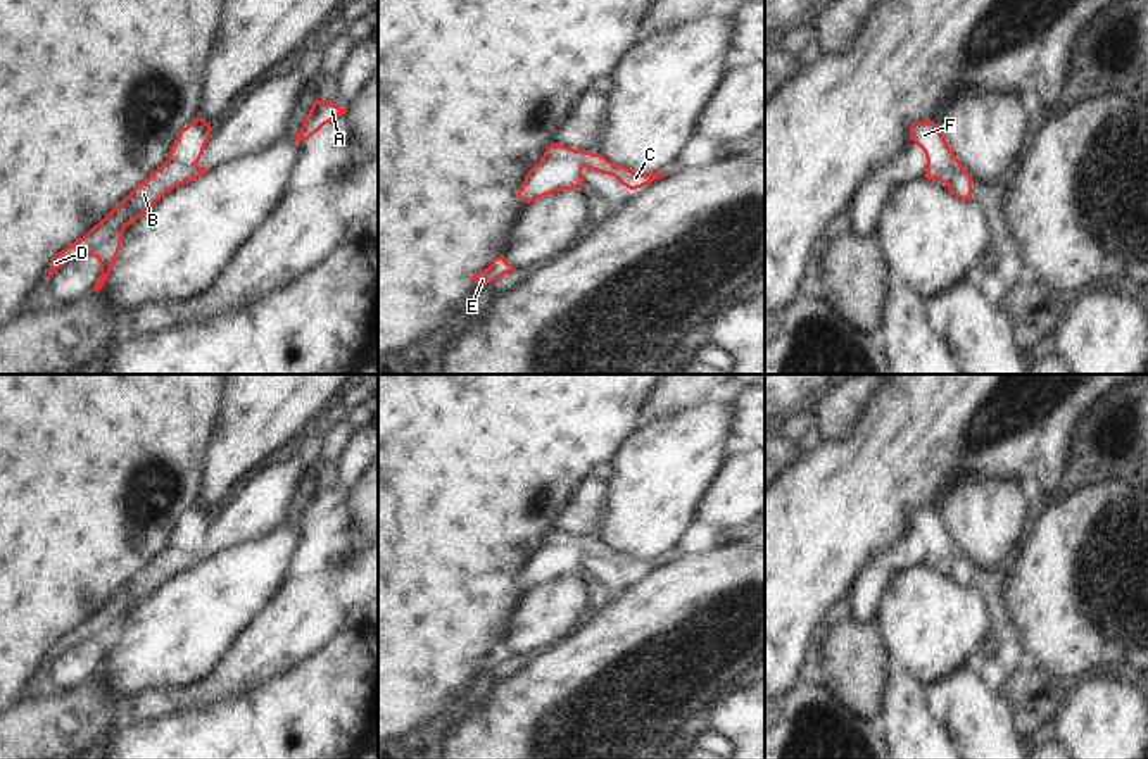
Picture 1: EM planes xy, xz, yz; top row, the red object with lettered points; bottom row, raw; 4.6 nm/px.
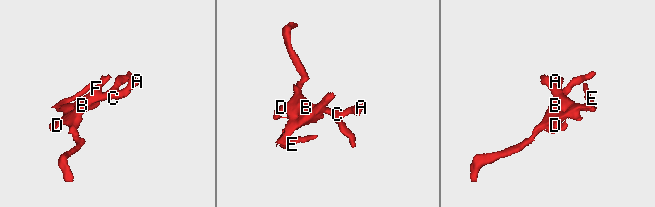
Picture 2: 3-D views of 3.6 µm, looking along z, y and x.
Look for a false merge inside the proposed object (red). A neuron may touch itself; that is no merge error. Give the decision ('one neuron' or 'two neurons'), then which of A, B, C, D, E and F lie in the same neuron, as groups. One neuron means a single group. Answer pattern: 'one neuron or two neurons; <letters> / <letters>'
one neuron; A B C D E F

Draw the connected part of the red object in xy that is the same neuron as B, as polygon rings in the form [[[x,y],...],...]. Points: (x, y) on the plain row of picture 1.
[[[202,504],[183,514],[173,528],[167,547],[145,564],[117,593],[114,593],[97,612],[83,624],[76,626],[54,645],[48,664],[66,649],[78,643],[97,643],[100,649],[100,664],[93,676],[98,678],[121,635],[124,614],[140,605],[167,578],[205,561],[209,555],[200,554],[199,547],[205,530],[211,524],[211,511]]]

